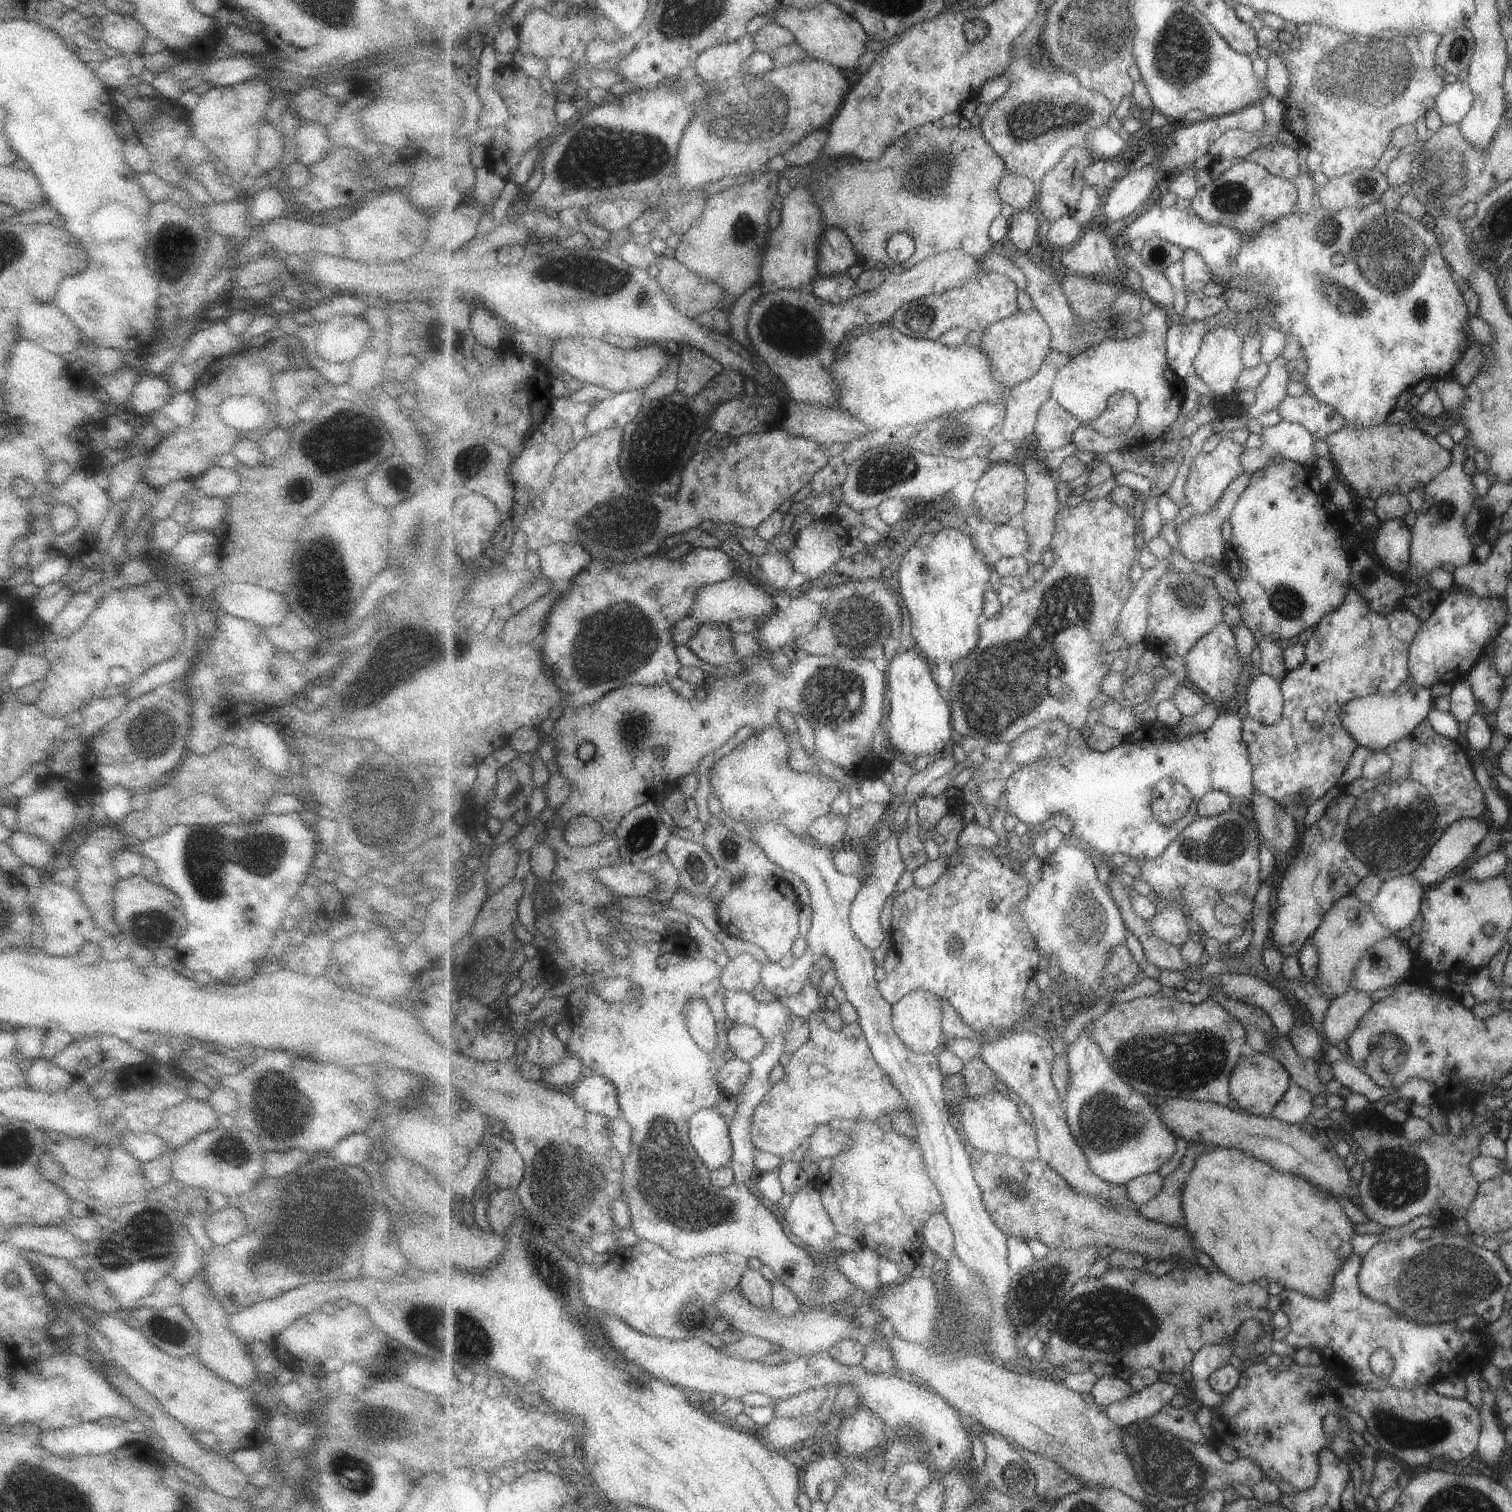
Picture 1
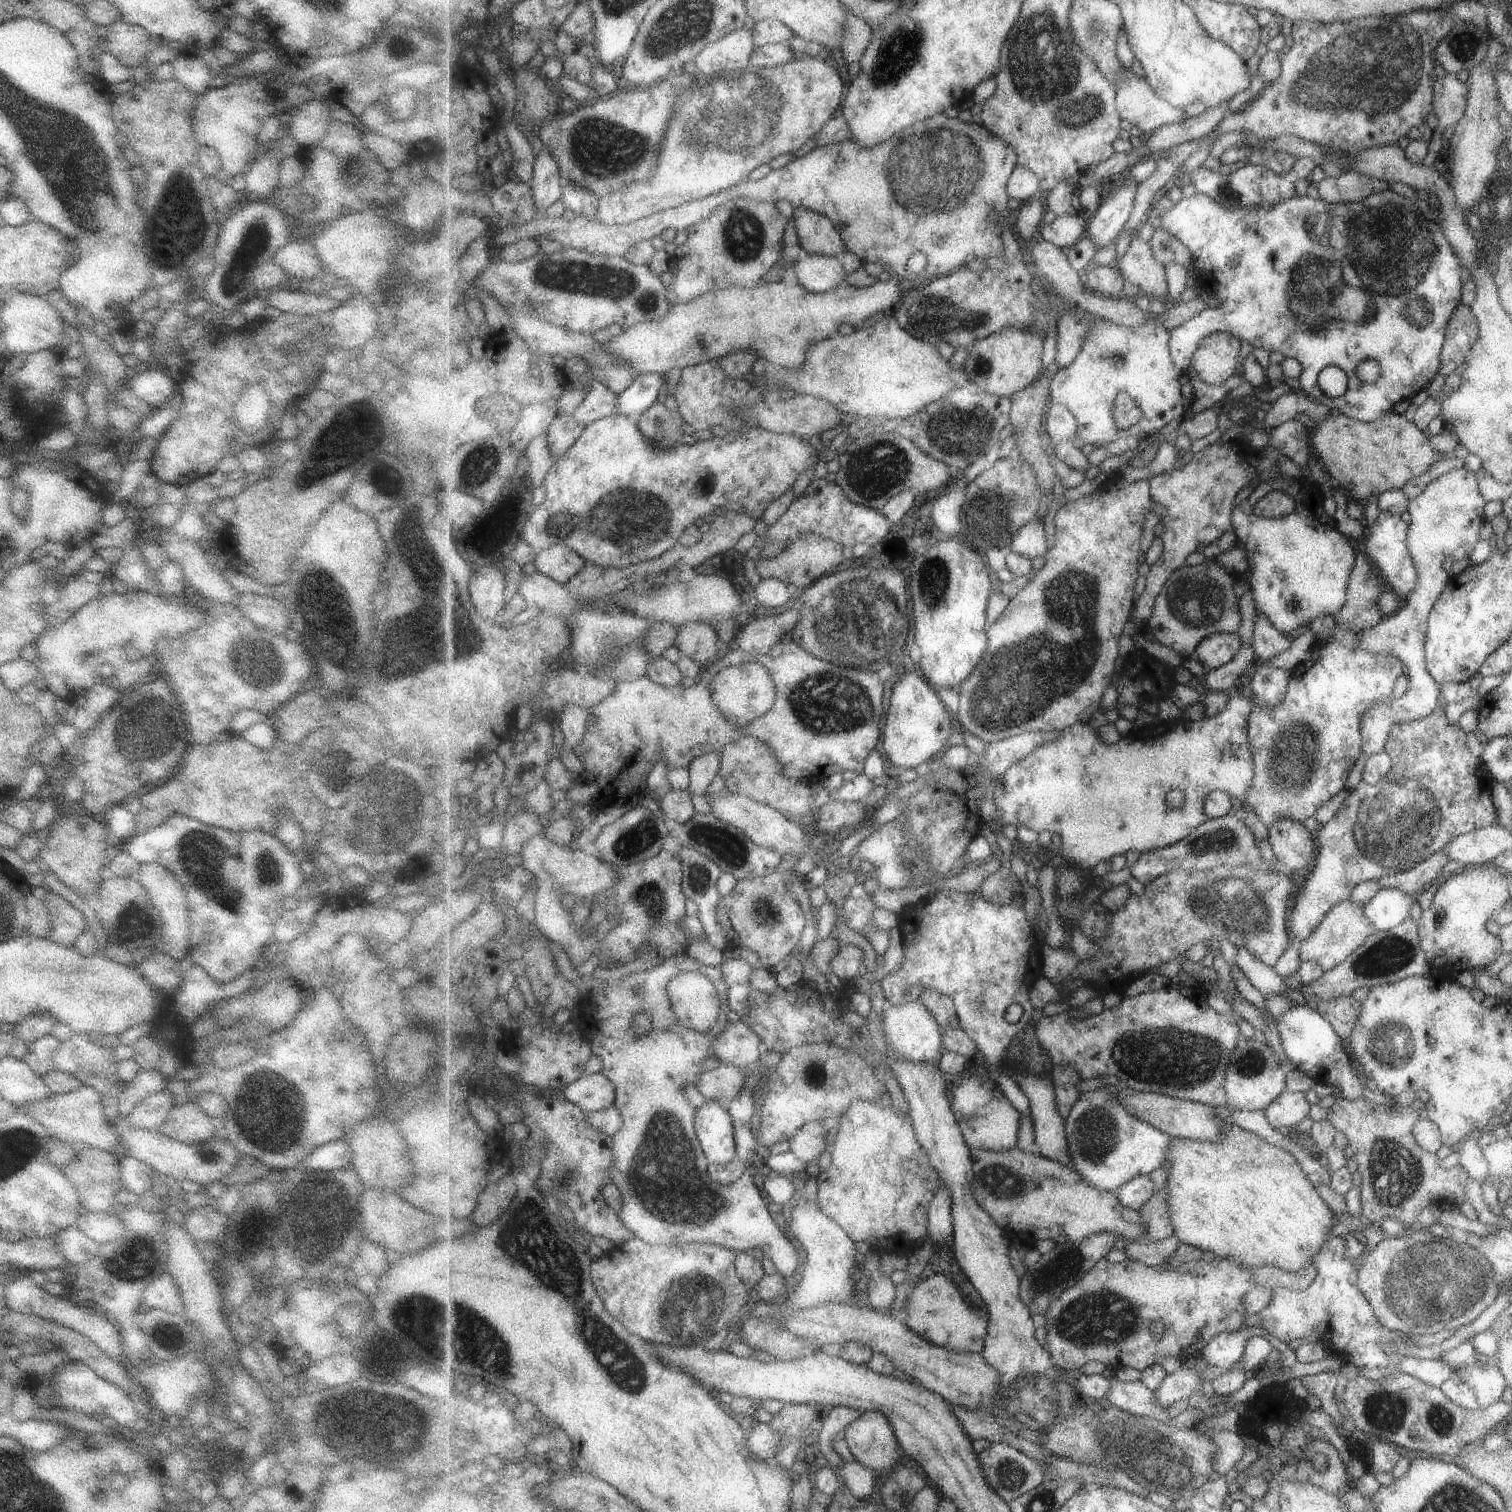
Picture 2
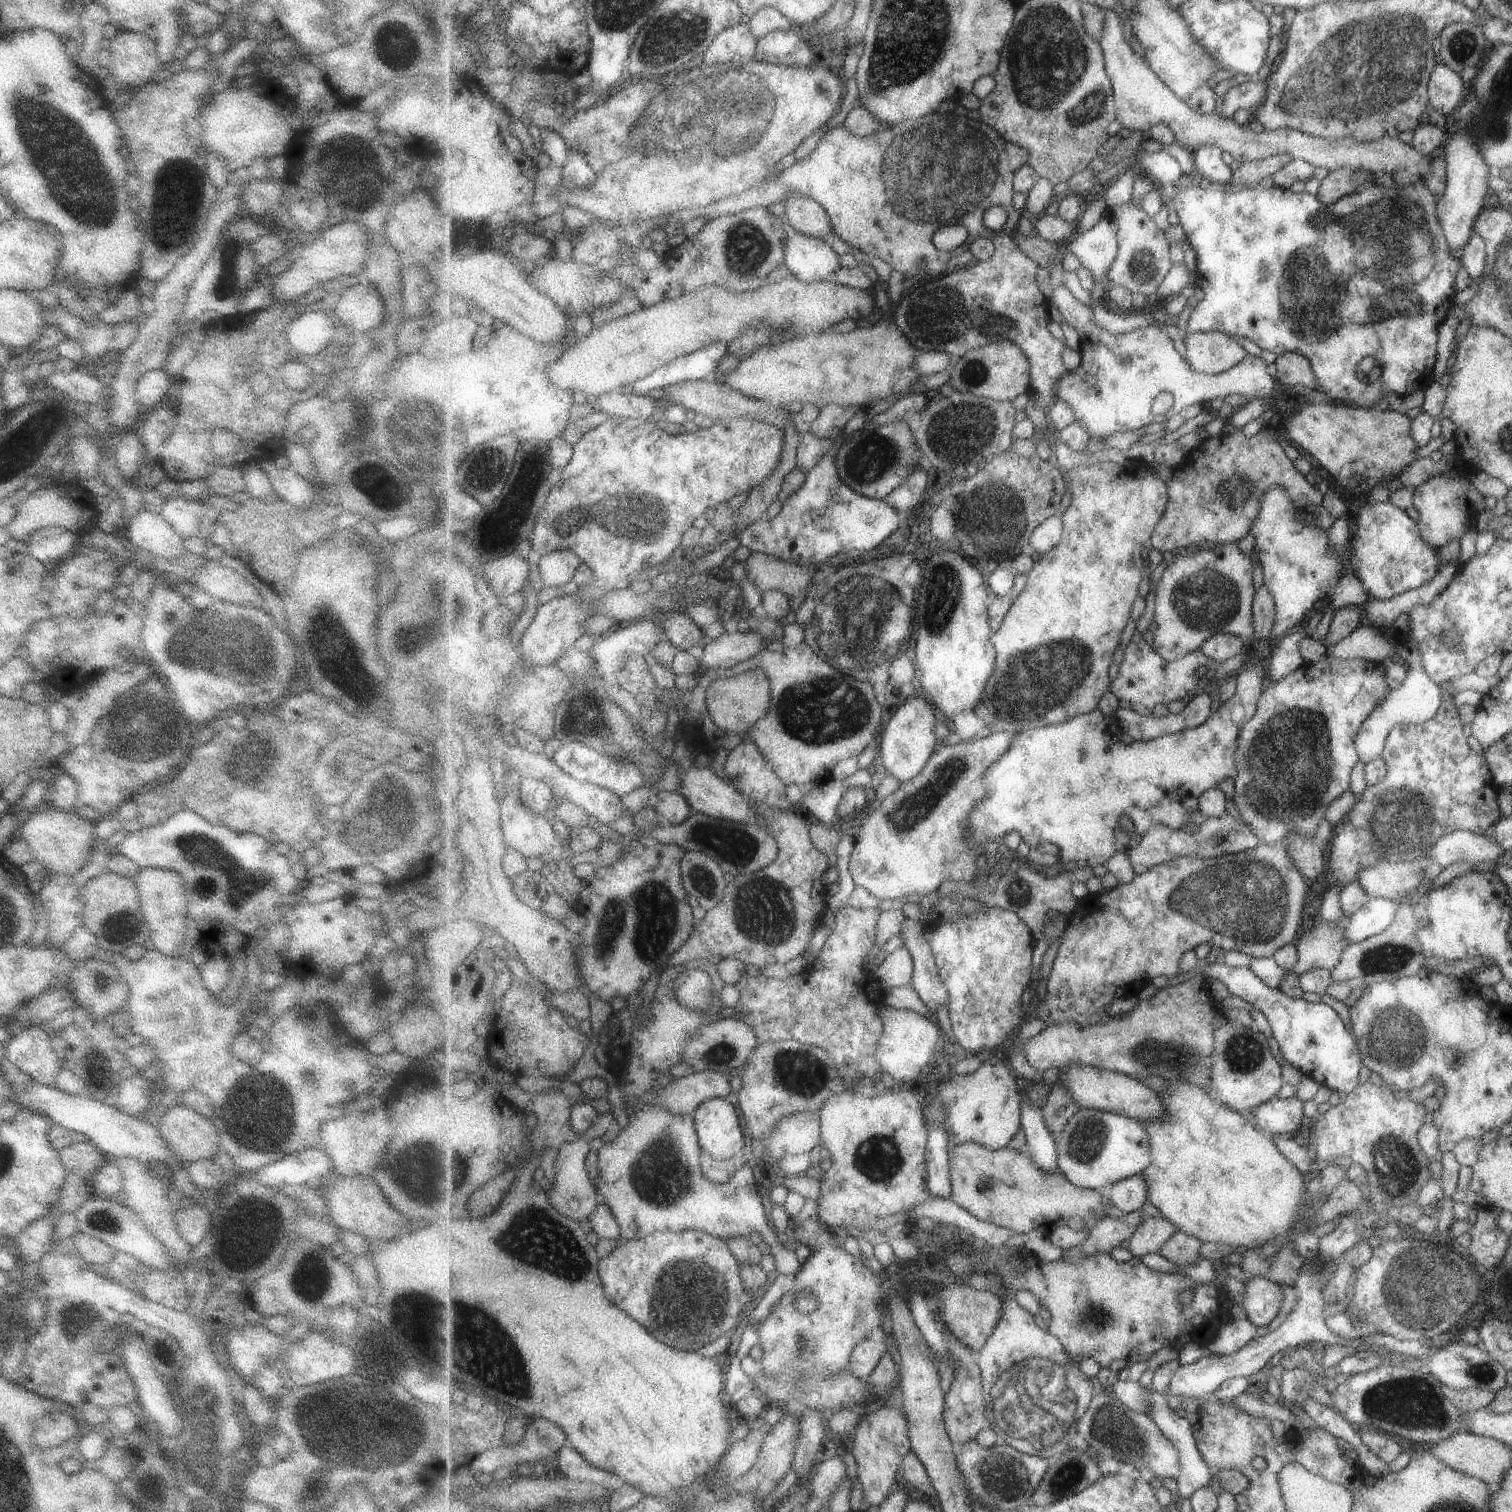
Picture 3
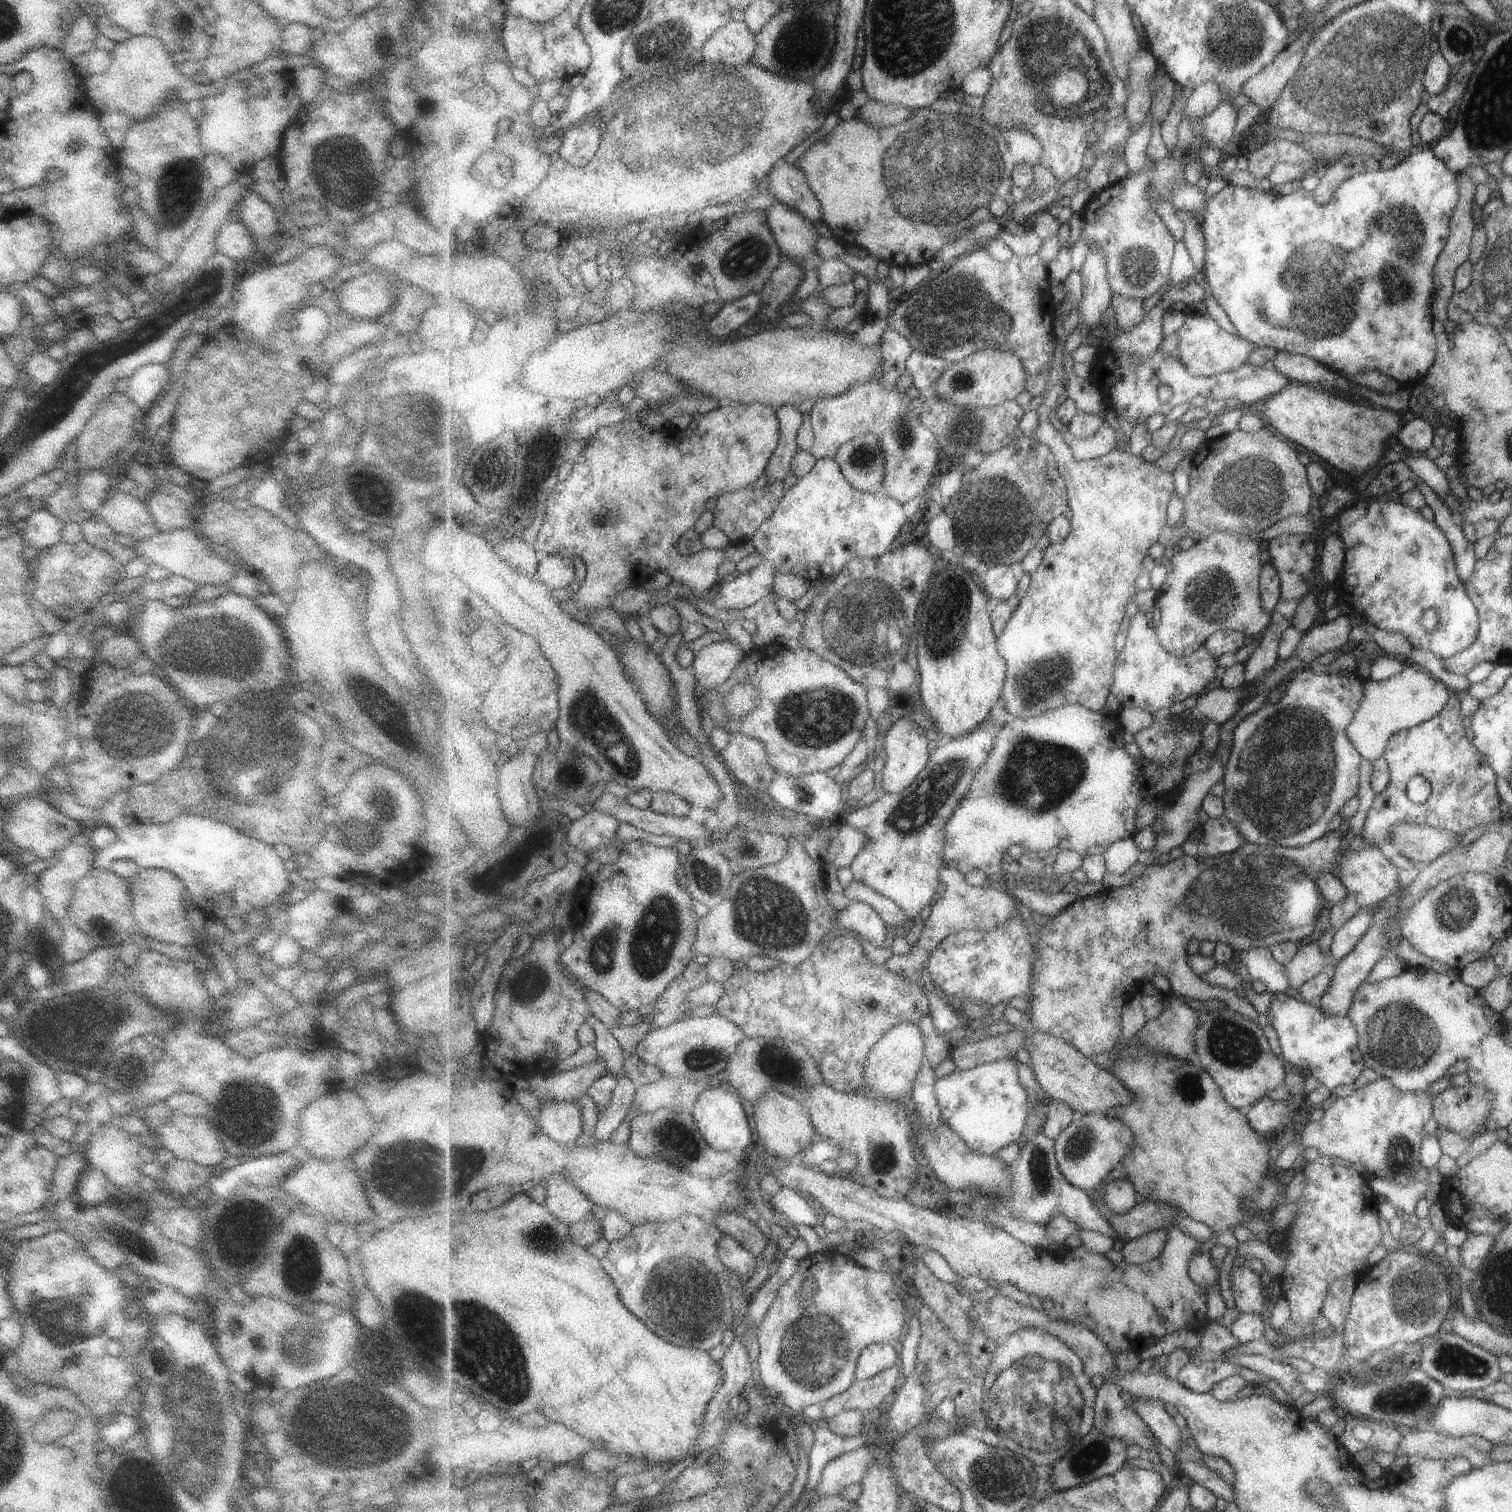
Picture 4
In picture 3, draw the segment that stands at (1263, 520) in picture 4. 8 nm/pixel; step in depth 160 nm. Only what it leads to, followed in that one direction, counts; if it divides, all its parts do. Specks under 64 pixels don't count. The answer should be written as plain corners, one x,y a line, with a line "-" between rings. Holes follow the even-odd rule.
1263,427
1256,435
1253,436
1245,436
1242,431
1235,432
1234,434
1219,434
1210,436
1208,439
1205,439
1197,448
1190,451
1190,454
1187,456
1187,460
1183,462
1183,464
1179,465
1177,468
1173,470
1172,477
1170,481
1167,481
1168,488
1168,507
1165,511
1165,520
1161,520
1161,524
1159,524
1159,534
1153,534
1153,540
1151,540
1151,544
1155,546
1155,548
1159,548
1159,550
1163,550
1163,552
1173,552
1177,553
1179,550
1183,550
1183,548
1189,548
1189,546
1202,546
1204,542
1237,542
1243,538
1243,536
1247,536
1249,534
1249,530
1251,530
1251,524
1253,521
1258,519
1260,515
1261,505
1262,505
1262,496
1265,491
1268,491
1271,487
1283,487
1289,493
1289,496
1292,498
1292,501
1296,504
1298,509
1303,510
1304,508
1310,506
1321,505
1322,494
1317,490
1309,476
1304,475
1302,472
1299,472
1299,469
1296,467
1294,463
1295,457
1289,456
1289,452
1285,452
1285,445
1287,445
1287,441
1279,444
1279,442
1273,440
1273,438
1269,437
1267,434
1267,430

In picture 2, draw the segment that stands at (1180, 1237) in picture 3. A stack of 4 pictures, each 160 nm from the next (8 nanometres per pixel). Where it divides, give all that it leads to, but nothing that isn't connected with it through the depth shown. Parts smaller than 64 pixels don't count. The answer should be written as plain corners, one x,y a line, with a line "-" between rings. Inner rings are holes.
1175,1234
1160,1241
1140,1243
1133,1241
1123,1248
1127,1258
1132,1261
1142,1262
1148,1267
1154,1267
1166,1260
1179,1248
1182,1240

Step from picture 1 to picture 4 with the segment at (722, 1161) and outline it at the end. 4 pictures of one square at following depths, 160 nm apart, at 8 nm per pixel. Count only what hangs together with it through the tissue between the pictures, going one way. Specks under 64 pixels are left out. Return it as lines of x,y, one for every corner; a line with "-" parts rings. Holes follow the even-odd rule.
721,1087
706,1090
701,1098
695,1103
691,1112
696,1120
696,1127
700,1129
714,1149
718,1151
742,1150
744,1154
750,1153
750,1144
753,1140
753,1130
749,1124
749,1118
745,1114
745,1106
739,1100
740,1095
734,1092
727,1092

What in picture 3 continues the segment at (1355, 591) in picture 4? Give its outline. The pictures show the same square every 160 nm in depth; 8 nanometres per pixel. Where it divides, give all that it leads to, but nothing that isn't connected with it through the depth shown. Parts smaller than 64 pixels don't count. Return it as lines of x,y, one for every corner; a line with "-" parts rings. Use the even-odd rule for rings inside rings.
1365,500
1361,507
1357,508
1357,516
1351,517
1350,536
1348,538
1348,549
1351,560
1351,574
1357,576
1365,592
1370,599
1385,600
1395,594
1401,594
1412,588
1422,585
1425,580
1435,575
1435,555
1419,538
1415,522
1389,501
1368,503

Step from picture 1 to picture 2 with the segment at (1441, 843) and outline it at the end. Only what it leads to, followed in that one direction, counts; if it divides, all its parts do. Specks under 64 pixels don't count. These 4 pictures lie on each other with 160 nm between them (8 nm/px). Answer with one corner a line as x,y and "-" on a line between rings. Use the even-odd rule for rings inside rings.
1439,849
1414,864
1408,871
1397,872
1393,876
1382,876
1378,881
1382,887
1399,889
1401,892
1417,896
1429,885
1440,880
1440,870
1447,861
1446,852

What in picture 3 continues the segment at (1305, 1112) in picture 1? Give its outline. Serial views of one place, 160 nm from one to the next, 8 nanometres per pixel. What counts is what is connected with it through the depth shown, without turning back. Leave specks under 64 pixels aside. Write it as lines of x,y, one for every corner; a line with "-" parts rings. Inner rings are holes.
1296,1096
1271,1099
1254,1108
1249,1117
1257,1128
1276,1137
1295,1132
1307,1121
1303,1115
1303,1100
1299,1100

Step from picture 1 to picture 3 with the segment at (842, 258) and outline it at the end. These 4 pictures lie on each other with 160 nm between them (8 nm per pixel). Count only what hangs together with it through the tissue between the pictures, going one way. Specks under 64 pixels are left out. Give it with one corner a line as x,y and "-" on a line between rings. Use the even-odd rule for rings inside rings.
792,193
785,201
785,206
783,217
786,219
787,224
791,225
795,230
819,238
825,238
829,232
835,232
831,219
829,216
825,216
827,214
825,208
819,202
815,202
813,198
805,198
800,193

